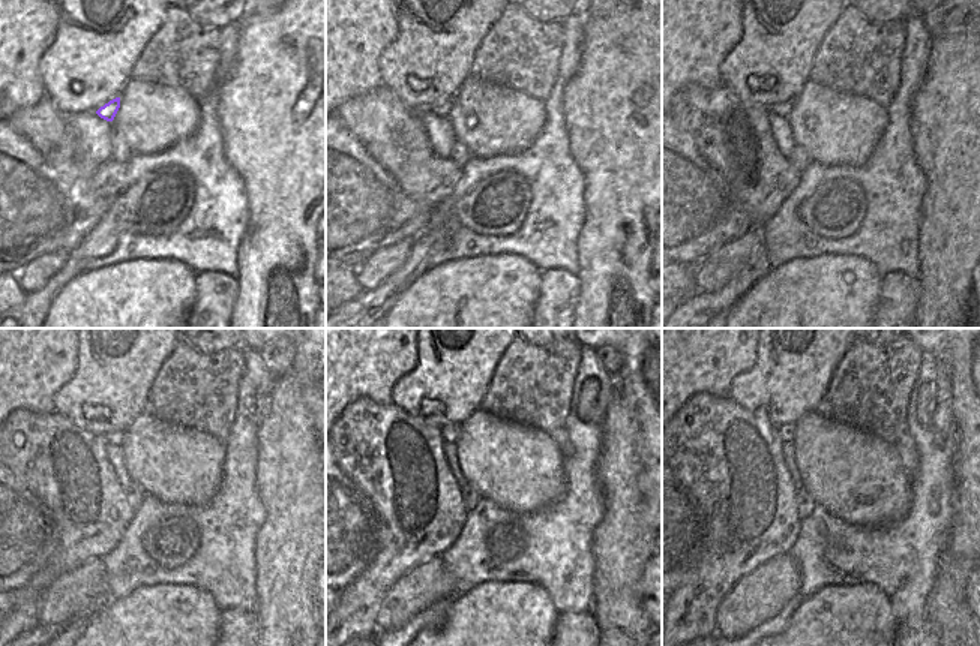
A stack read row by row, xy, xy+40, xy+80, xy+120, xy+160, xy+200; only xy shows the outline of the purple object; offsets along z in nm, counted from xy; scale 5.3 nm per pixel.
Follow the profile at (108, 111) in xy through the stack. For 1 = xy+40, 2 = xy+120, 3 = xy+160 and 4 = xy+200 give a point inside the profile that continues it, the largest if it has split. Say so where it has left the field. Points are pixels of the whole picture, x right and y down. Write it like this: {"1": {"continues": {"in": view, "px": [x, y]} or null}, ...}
{"1": {"continues": {"in": "xy+40", "px": [443, 110]}}, "2": {"continues": {"in": "xy+120", "px": [116, 436]}}, "3": {"continues": {"in": "xy+160", "px": [450, 432]}}, "4": {"continues": {"in": "xy+200", "px": [787, 432]}}}

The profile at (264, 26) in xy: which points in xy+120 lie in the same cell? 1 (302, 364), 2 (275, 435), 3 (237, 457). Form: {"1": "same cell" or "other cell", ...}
{"1": "other cell", "2": "same cell", "3": "other cell"}

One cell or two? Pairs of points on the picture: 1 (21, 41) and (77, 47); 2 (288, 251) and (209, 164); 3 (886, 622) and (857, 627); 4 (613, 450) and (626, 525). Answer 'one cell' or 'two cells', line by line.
1: two cells
2: two cells
3: one cell
4: one cell

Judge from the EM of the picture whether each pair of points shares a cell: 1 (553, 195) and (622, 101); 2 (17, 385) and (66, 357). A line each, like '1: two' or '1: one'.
1: two
2: one

